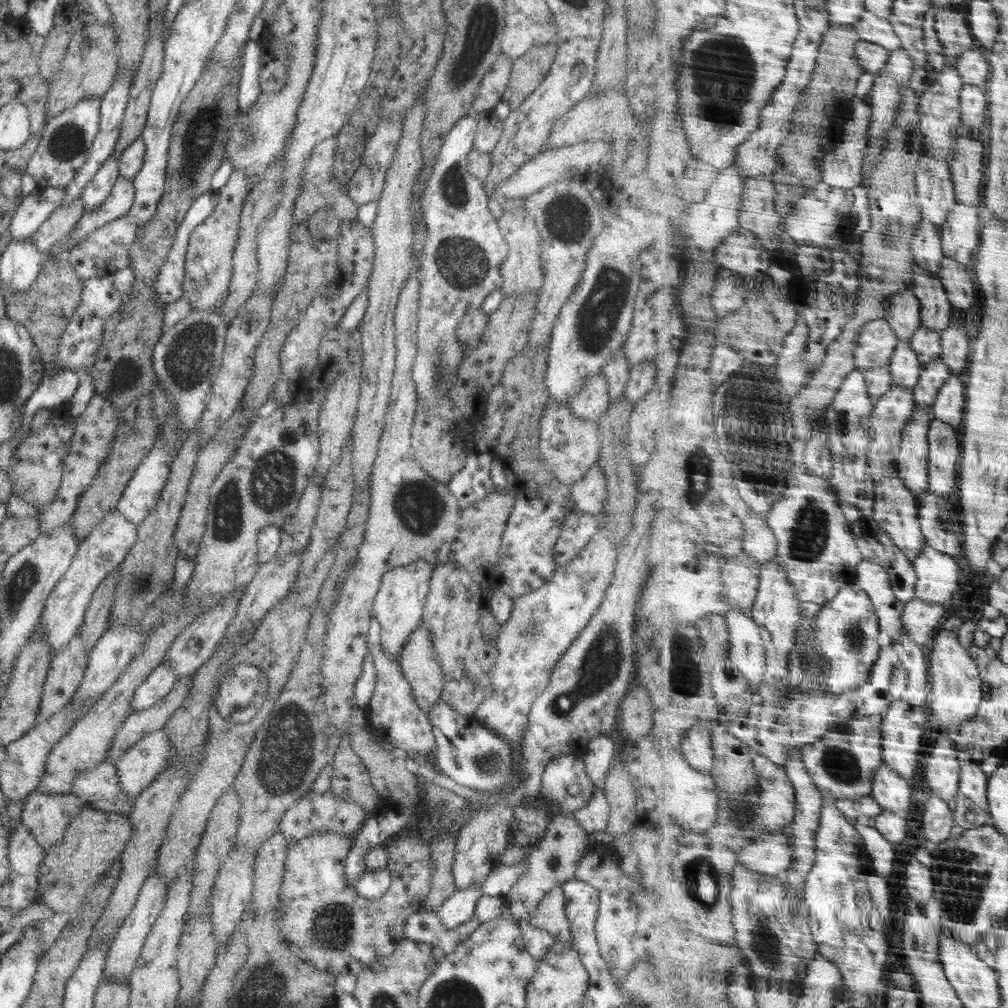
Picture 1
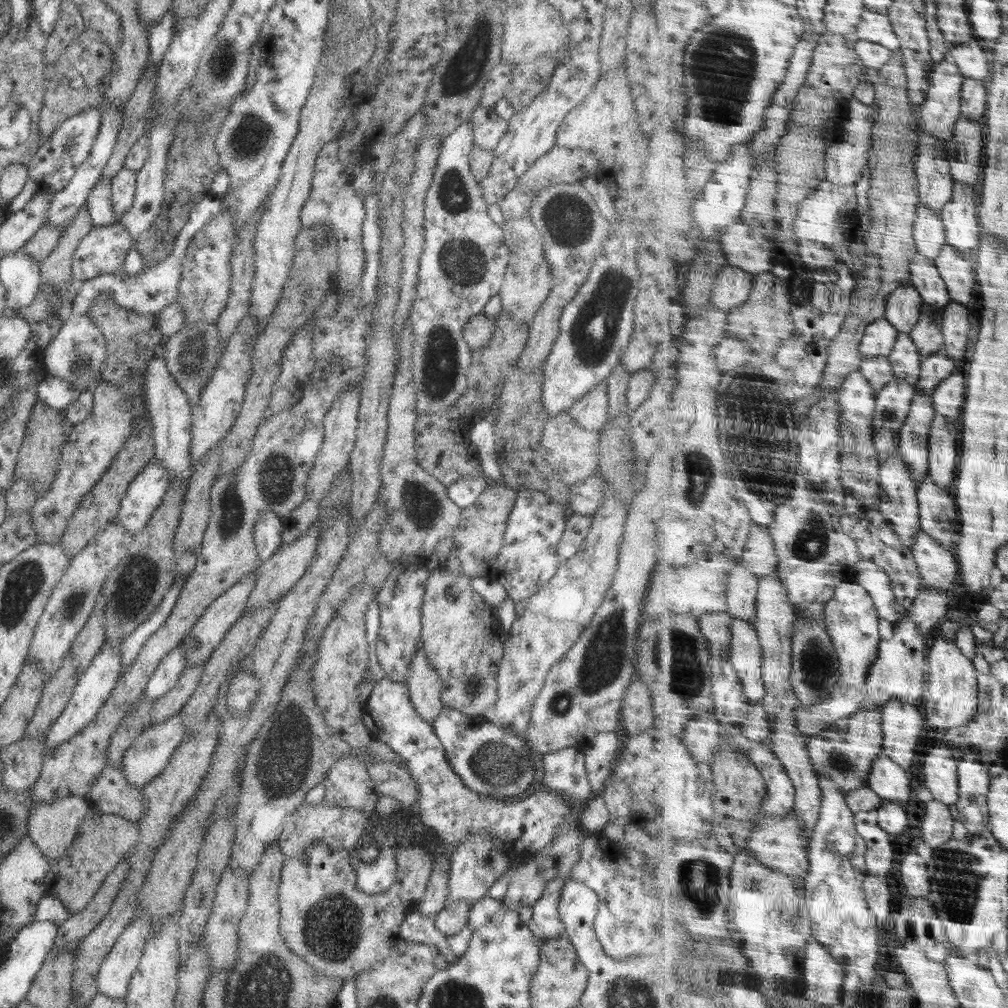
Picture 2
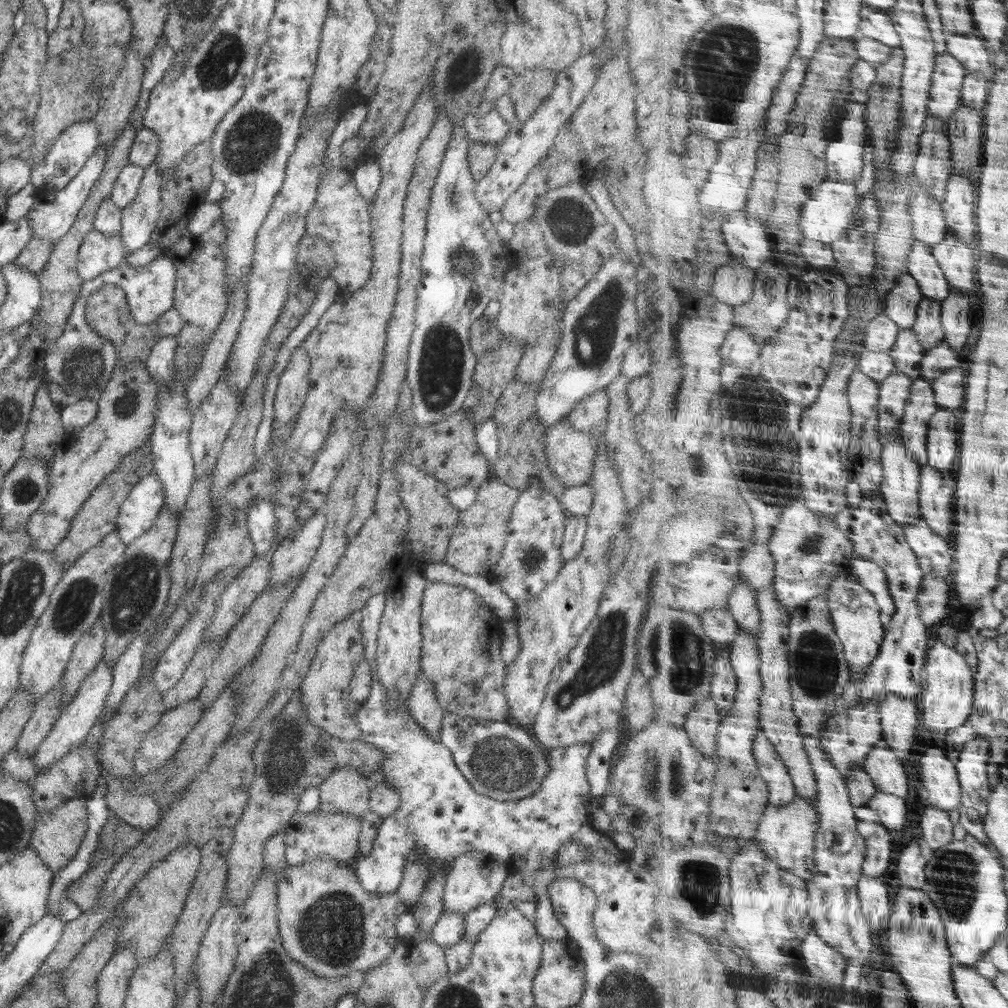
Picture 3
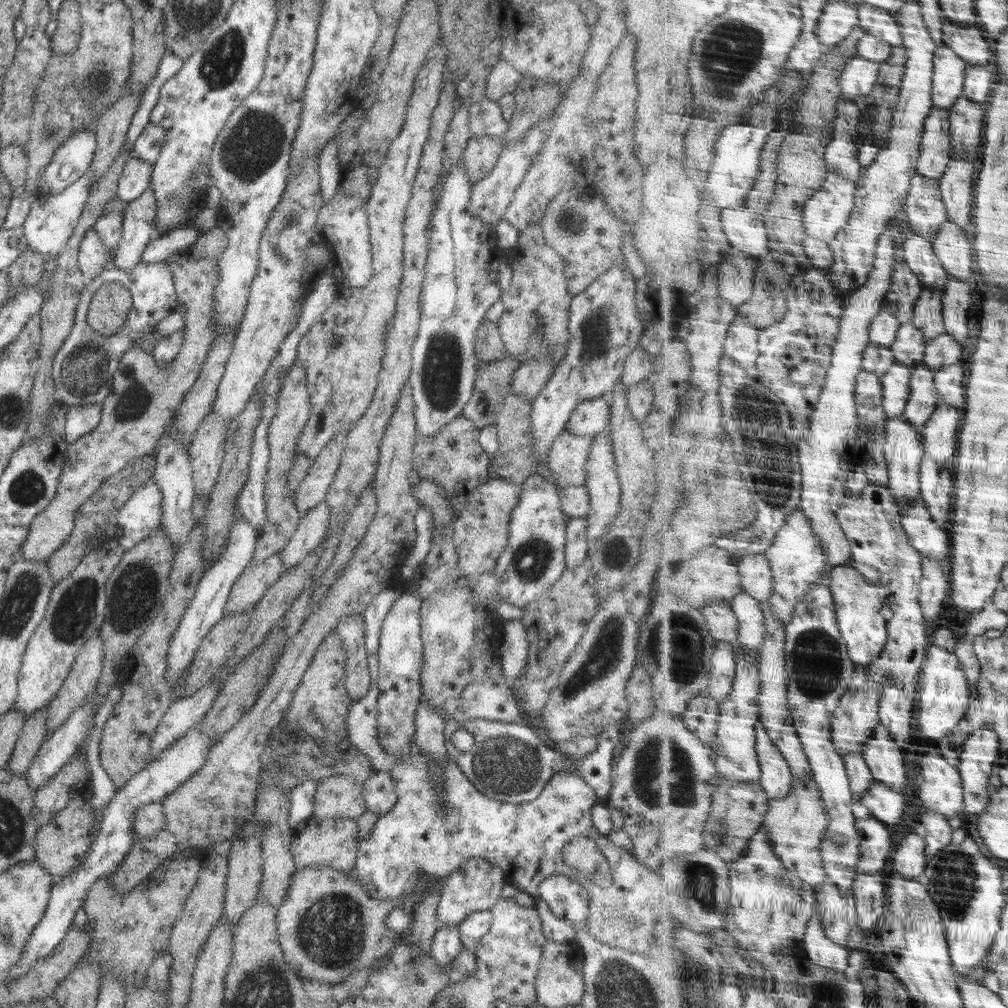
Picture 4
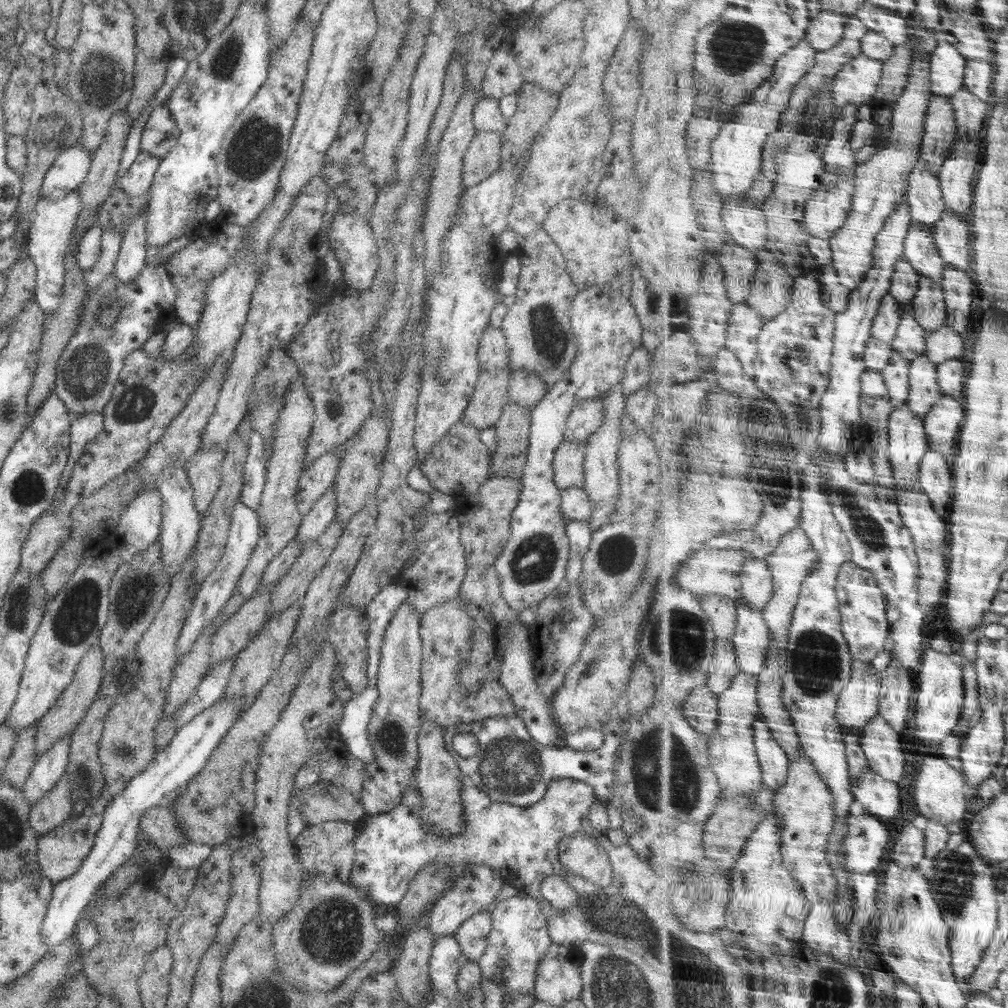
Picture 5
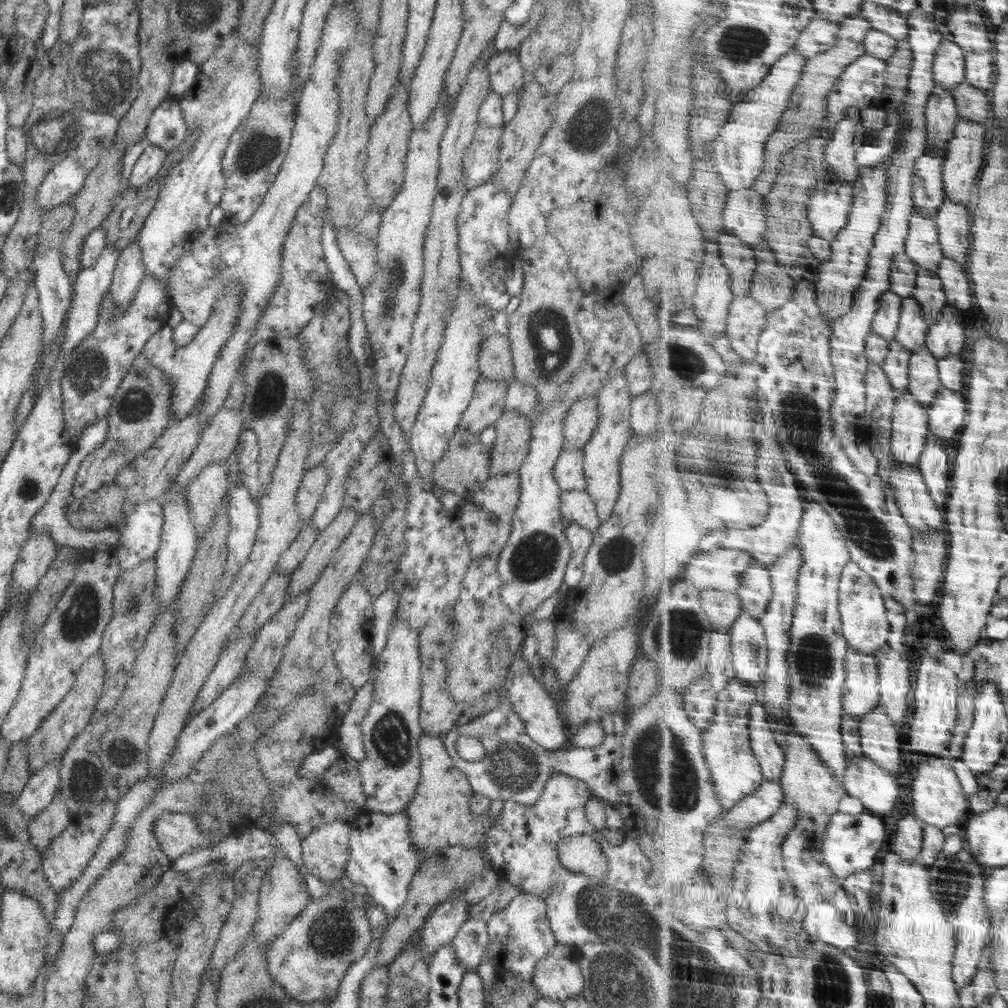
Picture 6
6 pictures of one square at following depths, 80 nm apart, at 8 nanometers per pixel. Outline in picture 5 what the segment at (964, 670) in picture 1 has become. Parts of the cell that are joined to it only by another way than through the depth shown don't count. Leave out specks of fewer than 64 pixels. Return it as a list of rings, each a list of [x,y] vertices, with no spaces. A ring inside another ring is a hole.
[[[928,648],[920,672],[920,678],[916,683],[918,694],[918,748],[929,748],[928,744],[940,746],[948,736],[953,736],[961,724],[960,718],[964,713],[964,700],[966,700],[965,671],[963,671],[949,654],[940,652],[934,648]],[[928,740],[927,744],[921,743]]]

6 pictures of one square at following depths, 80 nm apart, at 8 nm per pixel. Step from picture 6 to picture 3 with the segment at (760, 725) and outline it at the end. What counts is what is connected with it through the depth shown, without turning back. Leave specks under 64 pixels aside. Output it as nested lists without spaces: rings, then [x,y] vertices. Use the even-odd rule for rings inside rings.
[[[760,732],[754,752],[759,764],[759,773],[769,782],[771,802],[776,806],[790,806],[798,796],[797,785],[789,766],[777,751],[777,746]]]

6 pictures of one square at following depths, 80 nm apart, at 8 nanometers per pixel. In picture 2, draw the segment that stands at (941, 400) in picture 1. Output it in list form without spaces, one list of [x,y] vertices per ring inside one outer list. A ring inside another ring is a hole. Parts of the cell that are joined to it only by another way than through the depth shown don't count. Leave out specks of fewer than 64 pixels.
[[[952,373],[933,394],[937,412],[944,416],[949,416],[953,420],[961,421],[960,414],[963,414],[964,404],[966,404],[966,378],[964,374]]]

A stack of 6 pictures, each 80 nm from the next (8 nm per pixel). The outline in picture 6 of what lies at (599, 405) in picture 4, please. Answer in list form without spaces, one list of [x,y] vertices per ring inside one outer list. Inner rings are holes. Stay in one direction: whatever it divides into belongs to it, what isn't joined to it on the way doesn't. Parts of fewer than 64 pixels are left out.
[[[591,393],[571,404],[563,424],[563,448],[583,450],[598,424],[597,398]]]

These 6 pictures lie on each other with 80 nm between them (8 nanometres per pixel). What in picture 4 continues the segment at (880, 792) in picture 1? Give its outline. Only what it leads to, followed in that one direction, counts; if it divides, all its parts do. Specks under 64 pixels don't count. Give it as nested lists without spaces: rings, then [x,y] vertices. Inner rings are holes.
[[[881,723],[864,753],[874,778],[902,792],[908,782],[908,770],[900,748],[890,730]]]

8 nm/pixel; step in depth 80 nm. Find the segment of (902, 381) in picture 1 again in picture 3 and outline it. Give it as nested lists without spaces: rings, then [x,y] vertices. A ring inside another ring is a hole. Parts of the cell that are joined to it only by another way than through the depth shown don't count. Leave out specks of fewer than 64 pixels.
[[[913,328],[901,330],[897,345],[890,351],[897,362],[897,369],[910,375],[915,381],[923,374],[923,362],[927,353],[917,331]]]

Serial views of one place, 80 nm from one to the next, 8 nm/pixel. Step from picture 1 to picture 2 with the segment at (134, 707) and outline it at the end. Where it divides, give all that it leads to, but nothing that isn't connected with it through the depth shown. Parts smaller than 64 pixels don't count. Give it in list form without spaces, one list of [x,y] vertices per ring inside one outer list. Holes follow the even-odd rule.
[[[180,642],[174,650],[171,650],[162,658],[160,664],[156,667],[142,694],[145,696],[145,700],[155,701],[172,690],[186,668],[185,652],[181,648]]]

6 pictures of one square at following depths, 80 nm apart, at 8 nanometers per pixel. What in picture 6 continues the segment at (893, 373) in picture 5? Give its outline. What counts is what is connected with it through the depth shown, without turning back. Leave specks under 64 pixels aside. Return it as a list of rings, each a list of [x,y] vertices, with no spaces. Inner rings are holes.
[[[892,341],[893,348],[890,351],[889,358],[883,366],[887,375],[890,377],[893,387],[900,394],[909,392],[911,385],[911,361],[913,351],[908,350],[898,341]]]

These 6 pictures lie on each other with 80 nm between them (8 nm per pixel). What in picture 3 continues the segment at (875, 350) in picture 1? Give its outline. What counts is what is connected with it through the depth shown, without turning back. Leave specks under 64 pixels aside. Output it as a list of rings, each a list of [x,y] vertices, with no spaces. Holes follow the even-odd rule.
[[[888,314],[873,316],[873,321],[867,328],[867,338],[864,340],[865,348],[889,352],[897,345],[897,340],[901,337],[901,330],[901,326]]]

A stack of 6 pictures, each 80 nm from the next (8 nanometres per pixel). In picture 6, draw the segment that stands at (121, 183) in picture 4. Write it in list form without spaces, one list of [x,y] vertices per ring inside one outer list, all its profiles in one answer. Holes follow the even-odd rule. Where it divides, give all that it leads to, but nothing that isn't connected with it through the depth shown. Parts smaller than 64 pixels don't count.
[[[145,143],[143,153],[138,157],[131,170],[129,186],[140,189],[148,184],[165,165],[168,155],[167,150],[155,144]]]

